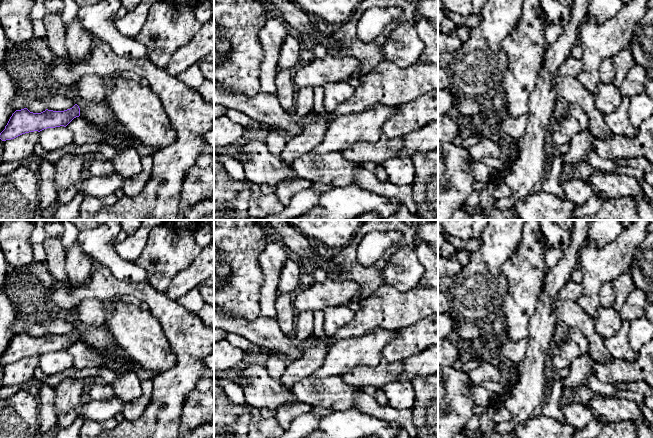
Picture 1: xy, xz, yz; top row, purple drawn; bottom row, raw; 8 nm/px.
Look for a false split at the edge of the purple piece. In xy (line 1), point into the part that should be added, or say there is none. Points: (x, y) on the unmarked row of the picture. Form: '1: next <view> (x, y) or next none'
1: next xy (100, 339)

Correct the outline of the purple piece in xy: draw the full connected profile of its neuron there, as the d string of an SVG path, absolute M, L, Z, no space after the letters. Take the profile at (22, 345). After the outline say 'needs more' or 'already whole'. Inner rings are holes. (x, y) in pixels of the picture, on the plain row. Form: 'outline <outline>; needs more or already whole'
outline M77 324L72 332L64 335L46 333L41 337L33 337L27 332L16 334L5 353L0 357L0 363L6 365L29 356L40 356L47 352L60 350L66 351L79 340L84 341L91 350L104 355L121 356L124 354L105 324L99 327Z; needs more

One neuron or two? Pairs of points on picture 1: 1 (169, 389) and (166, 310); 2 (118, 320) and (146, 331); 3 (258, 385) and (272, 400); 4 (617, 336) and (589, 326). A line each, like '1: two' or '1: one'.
1: one
2: one
3: one
4: two

